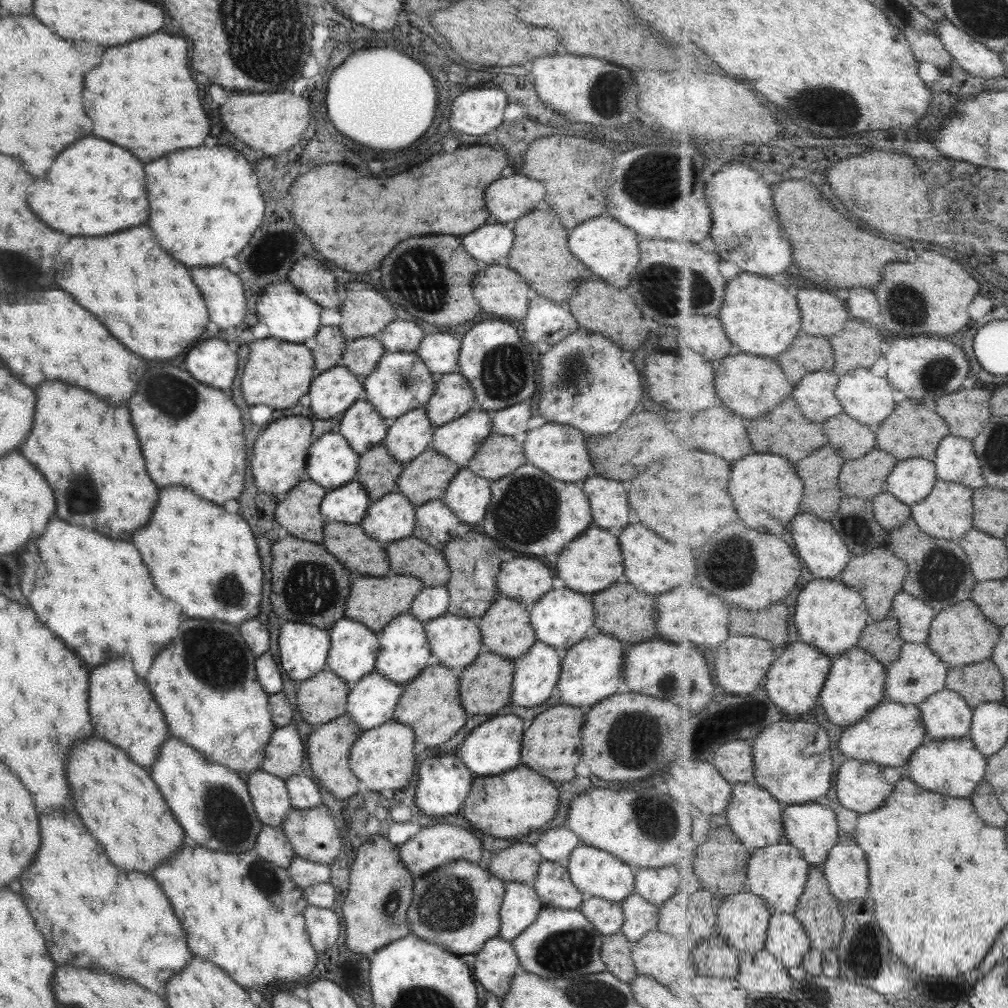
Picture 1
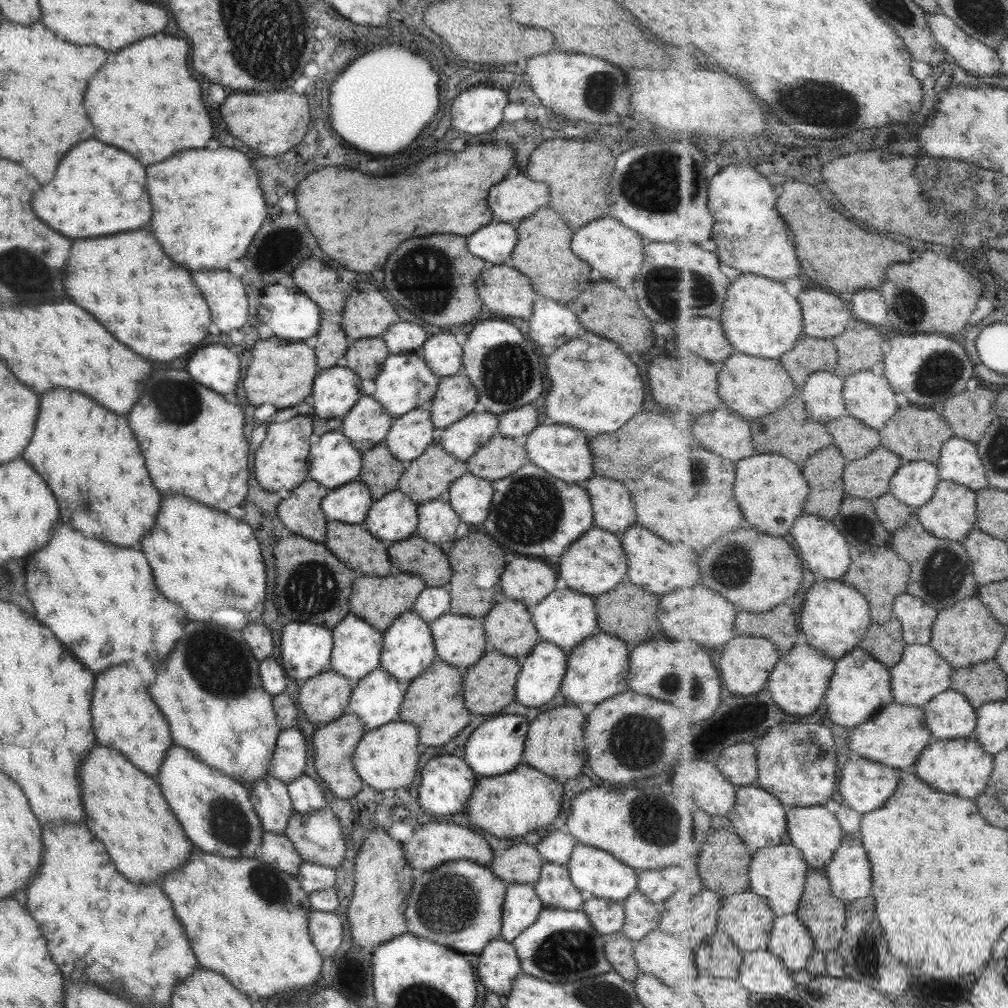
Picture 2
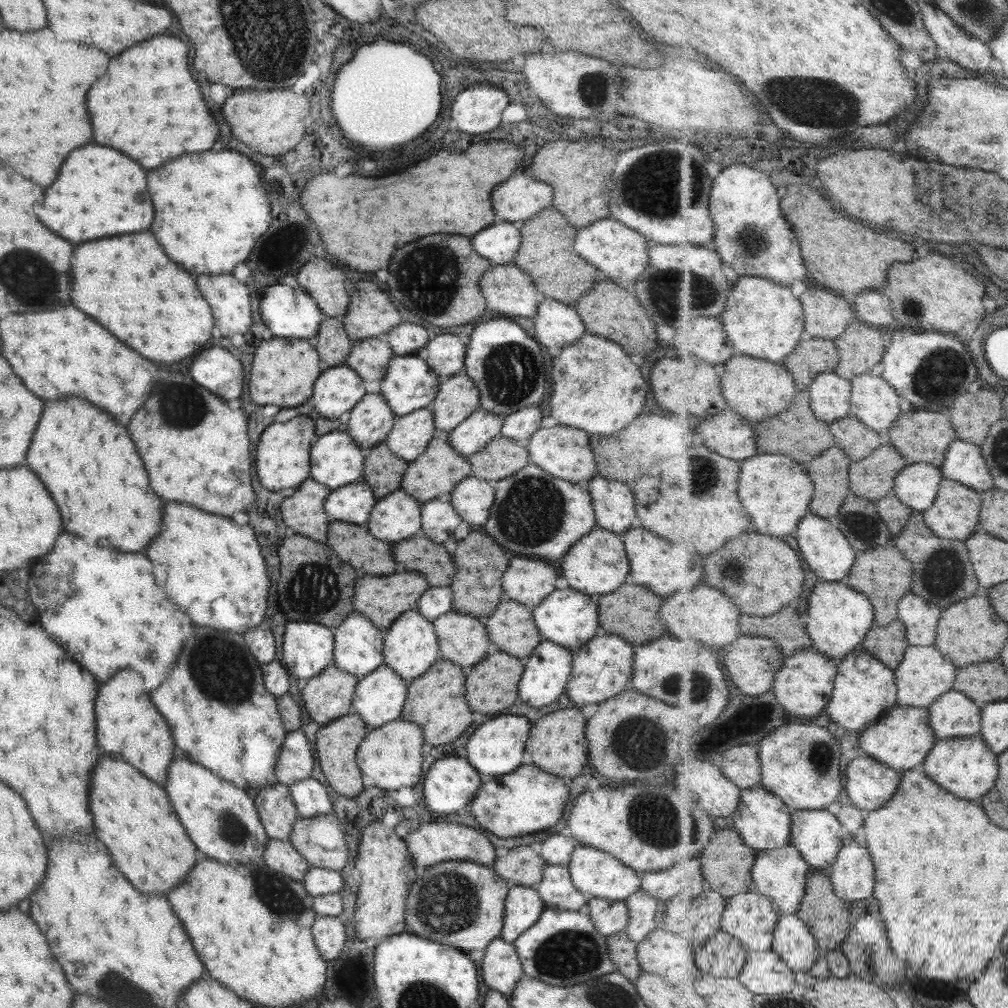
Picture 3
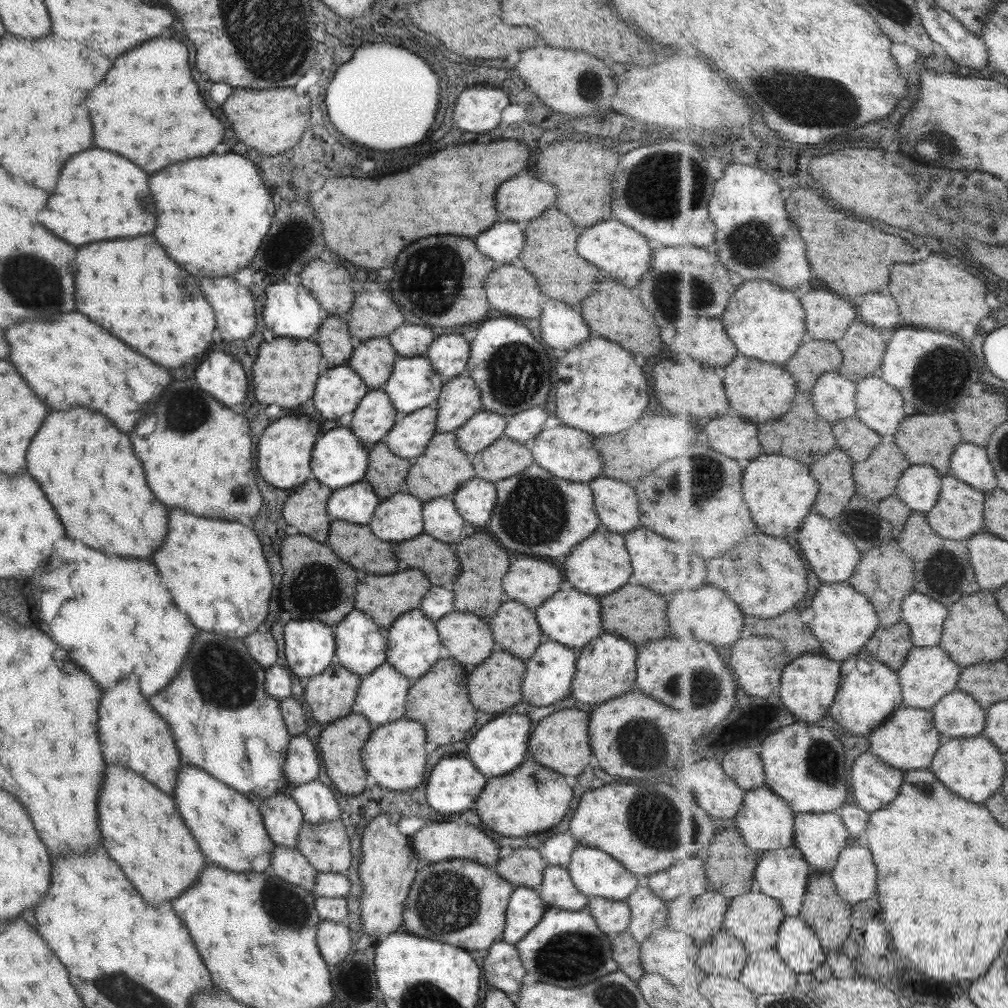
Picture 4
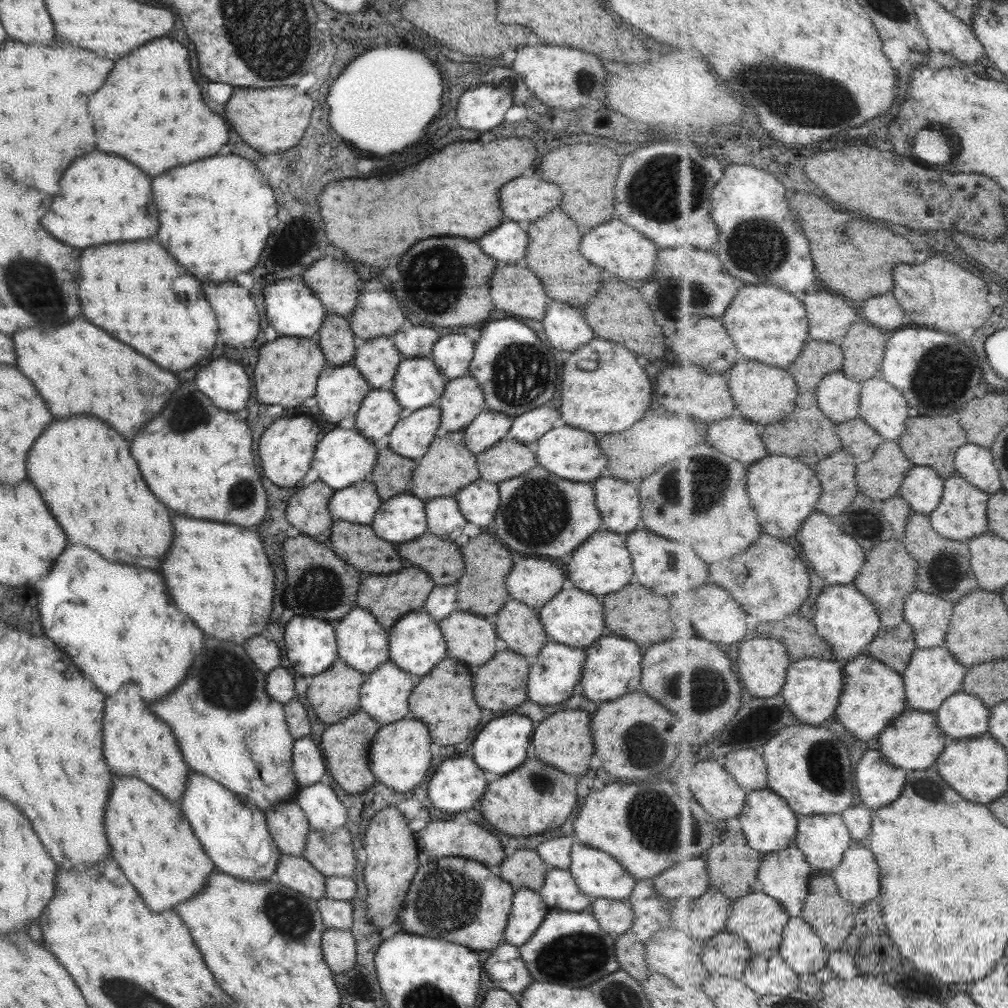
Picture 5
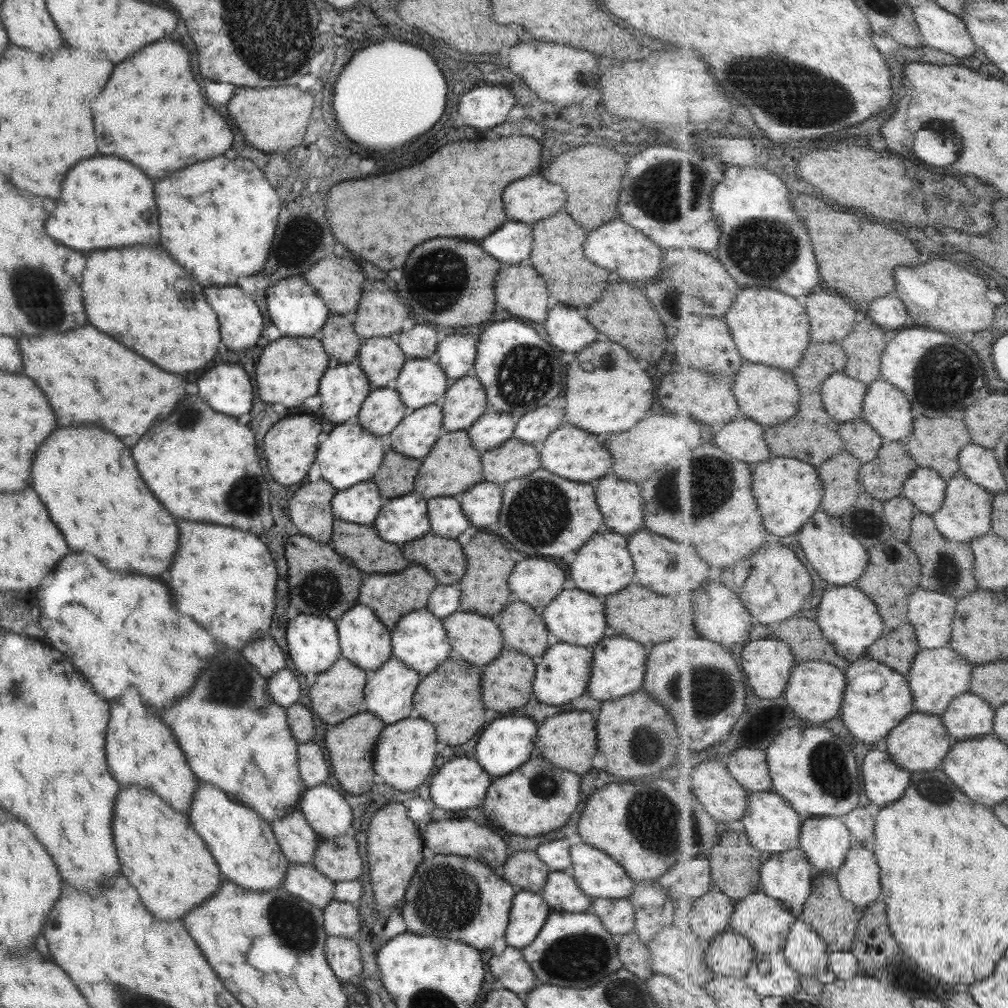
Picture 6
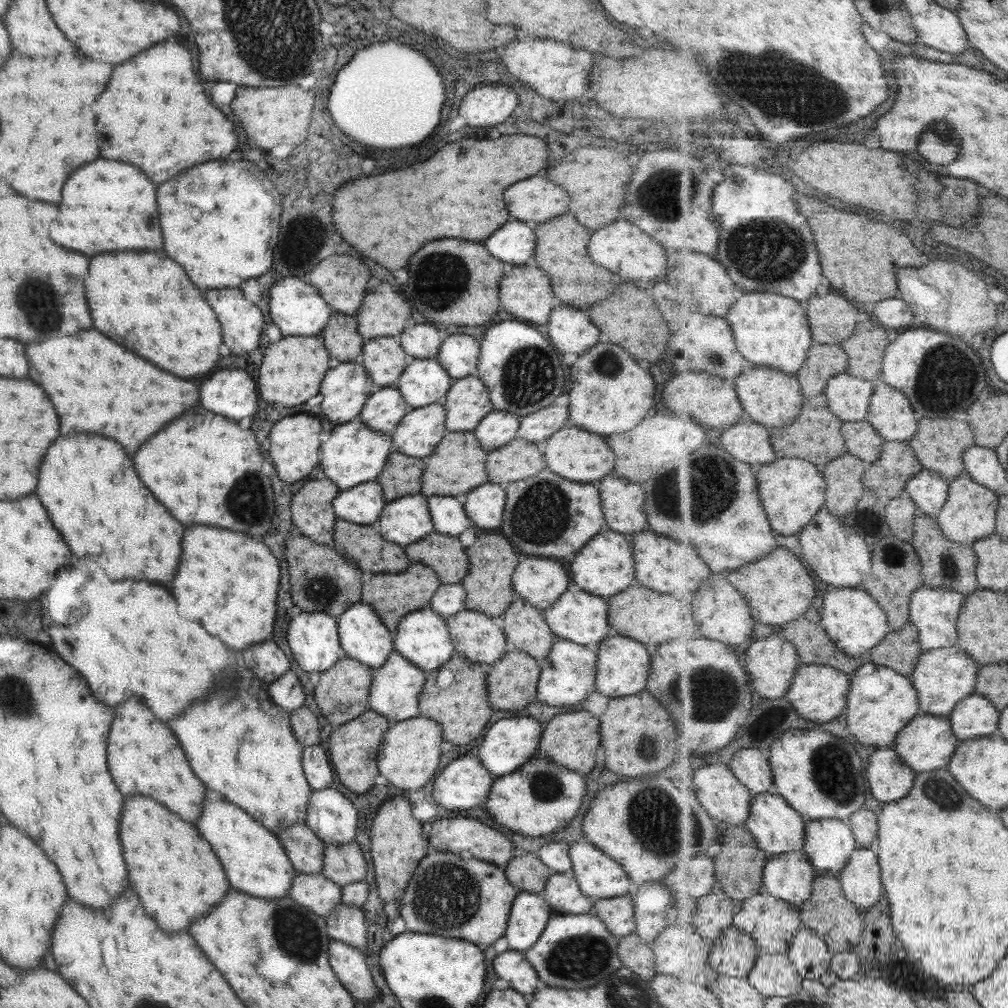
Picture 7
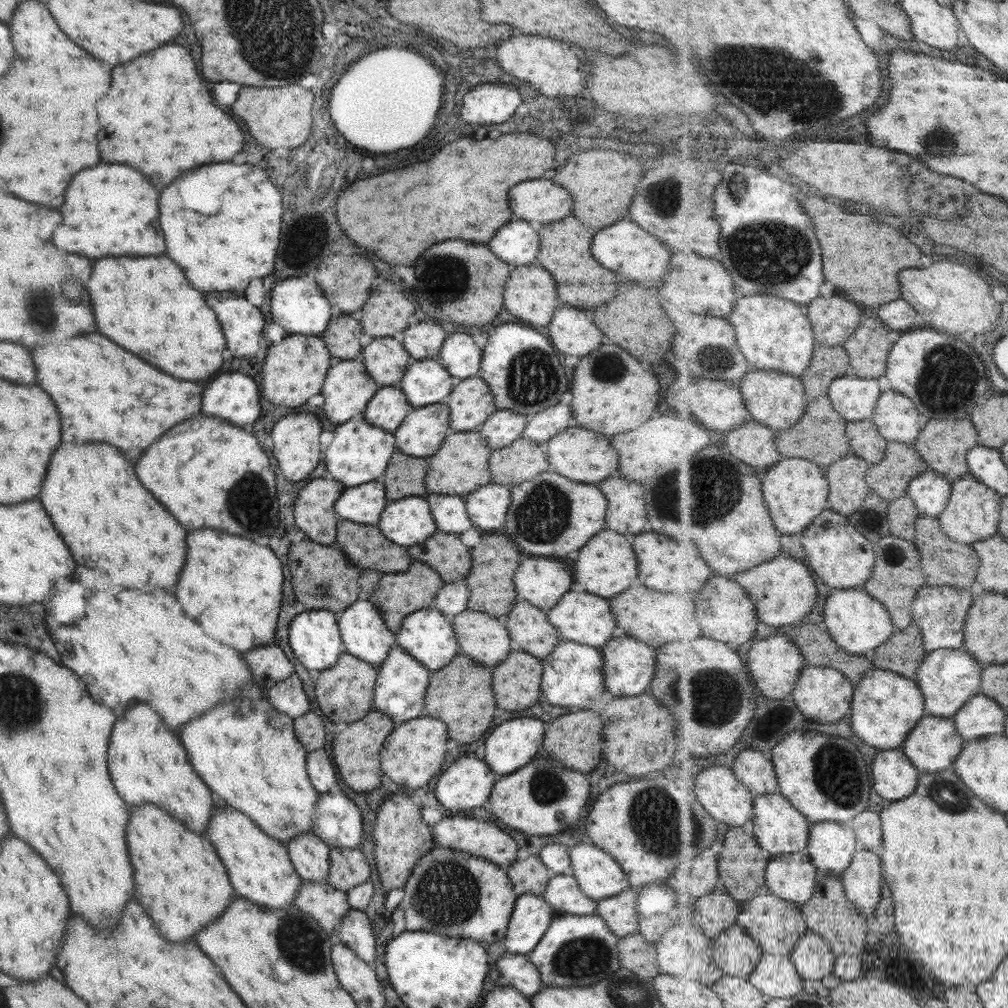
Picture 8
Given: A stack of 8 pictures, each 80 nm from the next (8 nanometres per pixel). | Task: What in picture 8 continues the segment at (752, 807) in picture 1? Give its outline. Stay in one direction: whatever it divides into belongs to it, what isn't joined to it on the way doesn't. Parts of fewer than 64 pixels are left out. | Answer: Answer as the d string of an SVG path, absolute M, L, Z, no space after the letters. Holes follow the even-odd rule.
M781 794L756 796L755 813L751 820L750 831L755 835L763 849L777 856L783 853L806 853L810 842L811 824L811 820L793 807L790 799L785 798L785 796Z

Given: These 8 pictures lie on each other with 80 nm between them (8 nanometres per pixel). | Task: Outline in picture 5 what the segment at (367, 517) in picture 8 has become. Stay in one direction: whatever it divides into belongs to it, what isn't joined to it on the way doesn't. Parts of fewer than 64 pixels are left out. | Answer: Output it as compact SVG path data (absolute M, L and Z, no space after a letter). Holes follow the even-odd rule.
M366 479L334 491L328 500L328 511L333 520L370 525L381 503L374 484Z

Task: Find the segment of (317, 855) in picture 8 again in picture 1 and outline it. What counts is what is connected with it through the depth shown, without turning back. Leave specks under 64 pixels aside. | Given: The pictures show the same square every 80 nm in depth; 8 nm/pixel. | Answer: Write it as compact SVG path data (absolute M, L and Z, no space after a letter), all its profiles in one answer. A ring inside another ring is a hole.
M255 770L247 774L244 784L259 822L265 826L279 827L291 809L284 780L265 771Z

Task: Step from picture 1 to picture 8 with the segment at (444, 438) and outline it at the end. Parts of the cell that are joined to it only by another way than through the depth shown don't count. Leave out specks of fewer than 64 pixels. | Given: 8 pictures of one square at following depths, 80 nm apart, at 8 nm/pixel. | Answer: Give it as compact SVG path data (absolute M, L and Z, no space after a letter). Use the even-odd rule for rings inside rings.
M495 410L487 415L477 432L489 450L497 450L521 437L528 419L528 416L512 410Z

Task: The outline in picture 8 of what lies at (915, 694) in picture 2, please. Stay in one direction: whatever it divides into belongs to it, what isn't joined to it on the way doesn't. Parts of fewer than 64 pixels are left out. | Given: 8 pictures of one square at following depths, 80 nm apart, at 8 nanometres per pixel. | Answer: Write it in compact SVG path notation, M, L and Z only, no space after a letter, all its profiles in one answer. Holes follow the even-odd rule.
M965 648L927 652L917 678L918 685L926 698L927 714L953 718L970 698L981 694L984 668L985 665Z

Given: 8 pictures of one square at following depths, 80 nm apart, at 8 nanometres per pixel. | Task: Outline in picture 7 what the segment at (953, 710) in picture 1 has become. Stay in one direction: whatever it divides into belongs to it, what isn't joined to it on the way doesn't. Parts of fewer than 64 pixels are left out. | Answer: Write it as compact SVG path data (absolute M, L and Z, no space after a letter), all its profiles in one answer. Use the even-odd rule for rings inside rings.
M973 693L958 702L949 719L954 733L961 741L966 741L998 734L1001 711L987 697Z

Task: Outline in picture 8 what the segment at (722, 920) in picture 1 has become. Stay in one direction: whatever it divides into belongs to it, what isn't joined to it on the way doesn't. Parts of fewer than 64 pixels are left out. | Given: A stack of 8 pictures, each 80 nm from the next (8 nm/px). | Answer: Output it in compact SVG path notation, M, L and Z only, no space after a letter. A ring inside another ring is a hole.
M764 891L751 900L741 902L741 906L737 924L745 927L751 936L758 939L765 953L791 955L798 940L809 932L800 903L791 902Z

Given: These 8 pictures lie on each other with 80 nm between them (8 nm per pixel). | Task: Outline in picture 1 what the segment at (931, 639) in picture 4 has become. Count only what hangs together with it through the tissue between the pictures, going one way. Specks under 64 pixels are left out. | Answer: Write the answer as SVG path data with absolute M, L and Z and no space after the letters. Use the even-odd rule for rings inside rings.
M904 590L894 598L893 616L900 622L900 634L907 643L926 643L937 611L923 599Z

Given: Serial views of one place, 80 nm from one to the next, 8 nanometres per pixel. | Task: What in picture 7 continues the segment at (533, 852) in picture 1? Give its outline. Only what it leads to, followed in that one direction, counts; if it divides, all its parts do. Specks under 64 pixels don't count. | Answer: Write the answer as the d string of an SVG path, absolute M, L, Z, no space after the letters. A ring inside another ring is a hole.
M535 854L511 857L504 868L504 877L514 886L517 893L541 894L552 870L544 865Z

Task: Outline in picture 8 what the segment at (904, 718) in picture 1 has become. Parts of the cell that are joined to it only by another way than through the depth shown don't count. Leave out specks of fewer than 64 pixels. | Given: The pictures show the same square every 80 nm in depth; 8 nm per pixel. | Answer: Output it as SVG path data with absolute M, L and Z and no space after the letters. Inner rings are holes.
M926 714L901 747L920 772L935 773L953 768L965 744L952 717Z

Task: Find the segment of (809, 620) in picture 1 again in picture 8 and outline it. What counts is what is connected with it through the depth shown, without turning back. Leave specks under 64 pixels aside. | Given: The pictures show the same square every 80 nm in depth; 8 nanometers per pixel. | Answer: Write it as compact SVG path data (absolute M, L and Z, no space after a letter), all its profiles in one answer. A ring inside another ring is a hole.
M863 588L833 590L821 612L824 618L822 624L835 642L856 655L871 654L897 631L887 607Z

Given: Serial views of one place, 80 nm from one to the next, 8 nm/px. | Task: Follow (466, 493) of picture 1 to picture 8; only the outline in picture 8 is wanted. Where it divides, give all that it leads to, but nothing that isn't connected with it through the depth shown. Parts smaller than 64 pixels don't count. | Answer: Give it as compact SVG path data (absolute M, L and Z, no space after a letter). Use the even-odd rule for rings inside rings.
M489 483L463 497L466 513L473 526L493 531L504 524L510 494L507 486Z

